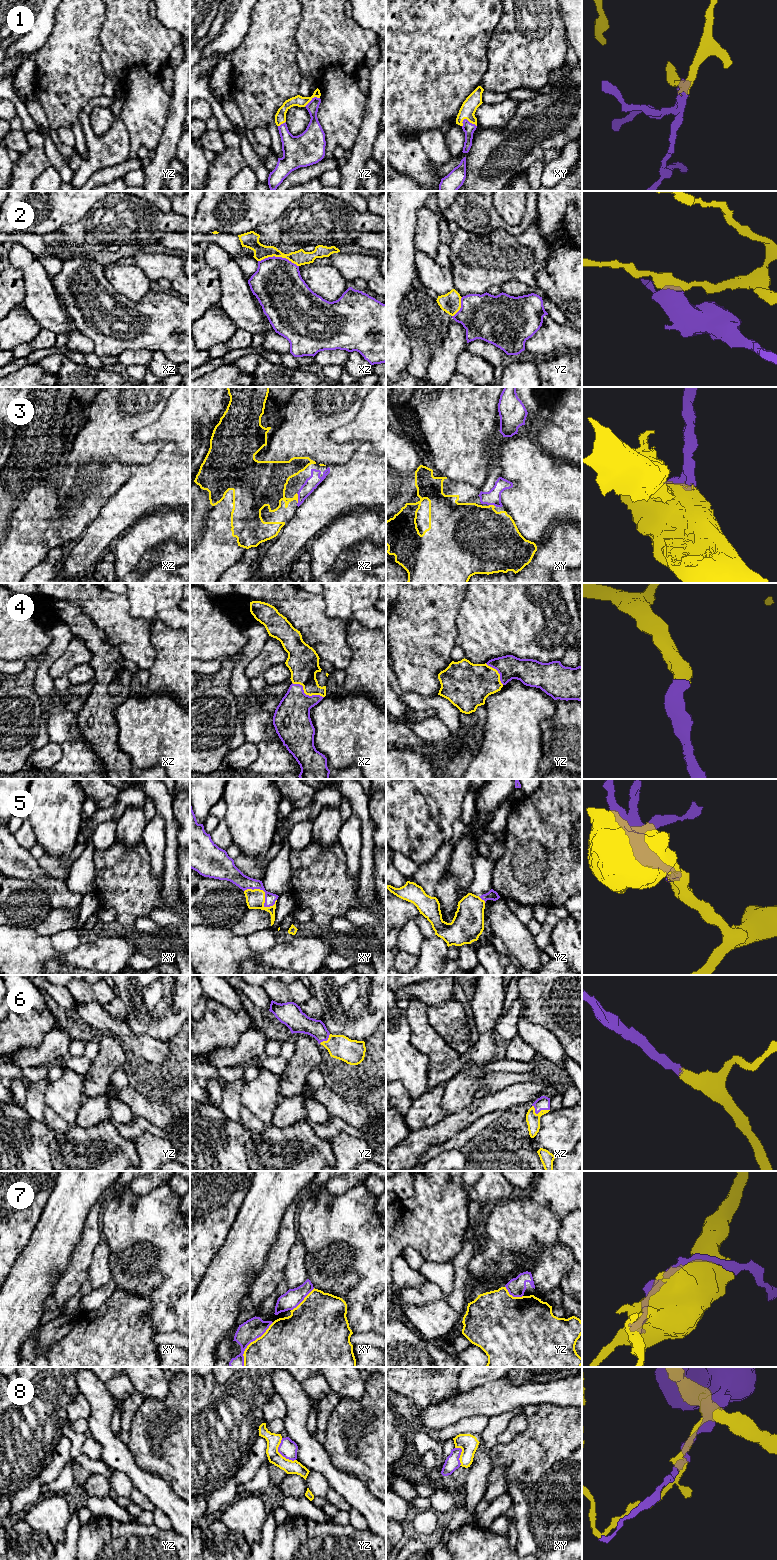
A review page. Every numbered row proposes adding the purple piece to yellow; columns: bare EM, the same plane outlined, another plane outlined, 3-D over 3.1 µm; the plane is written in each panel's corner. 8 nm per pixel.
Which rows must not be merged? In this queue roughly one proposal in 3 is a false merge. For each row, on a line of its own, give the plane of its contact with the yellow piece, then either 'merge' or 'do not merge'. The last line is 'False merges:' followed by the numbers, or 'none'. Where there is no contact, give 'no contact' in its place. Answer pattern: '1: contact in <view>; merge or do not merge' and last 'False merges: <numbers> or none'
1: contact in xy; merge
2: contact in xz; do not merge
3: contact in xz; merge
4: contact in xz; merge
5: contact in xy; merge
6: contact in xz; merge
7: contact in xy; do not merge
8: contact in yz; do not merge
False merges: 2, 7, 8

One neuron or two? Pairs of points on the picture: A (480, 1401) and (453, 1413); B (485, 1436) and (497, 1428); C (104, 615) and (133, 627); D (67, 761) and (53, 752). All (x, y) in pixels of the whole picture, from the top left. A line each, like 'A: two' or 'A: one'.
A: one
B: one
C: one
D: two

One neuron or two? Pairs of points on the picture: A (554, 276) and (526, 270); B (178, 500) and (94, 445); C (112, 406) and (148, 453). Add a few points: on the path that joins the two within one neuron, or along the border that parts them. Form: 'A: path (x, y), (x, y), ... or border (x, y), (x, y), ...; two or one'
A: border (549, 251), (546, 264), (536, 274), (536, 284); two
B: border (154, 456), (149, 462), (137, 464), (133, 467); two
C: path (113, 420), (113, 427), (134, 448); one

